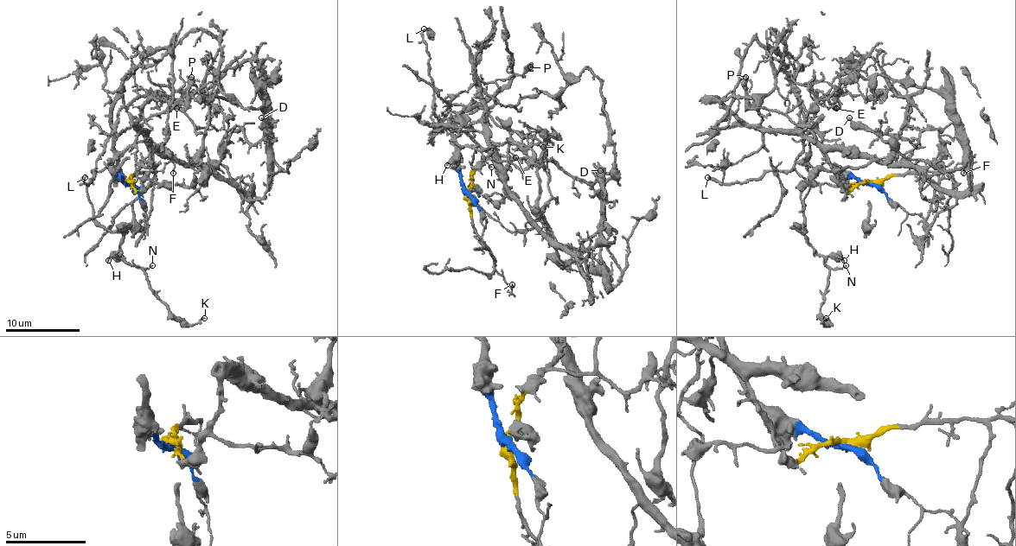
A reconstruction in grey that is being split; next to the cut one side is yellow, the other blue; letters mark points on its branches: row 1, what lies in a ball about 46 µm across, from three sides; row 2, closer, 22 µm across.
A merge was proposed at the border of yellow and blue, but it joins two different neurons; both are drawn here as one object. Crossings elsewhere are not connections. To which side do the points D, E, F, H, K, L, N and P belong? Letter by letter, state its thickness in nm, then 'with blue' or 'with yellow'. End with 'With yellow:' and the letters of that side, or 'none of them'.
D: 280 nm thick; with yellow
E: 70 nm thick; with yellow
F: 110 nm thick; with yellow
H: 240 nm thick; with blue
K: 120 nm thick; with blue
L: 280 nm thick; with blue
N: 120 nm thick; with blue
P: 400 nm thick; with yellow
With yellow: D, E, F, P

